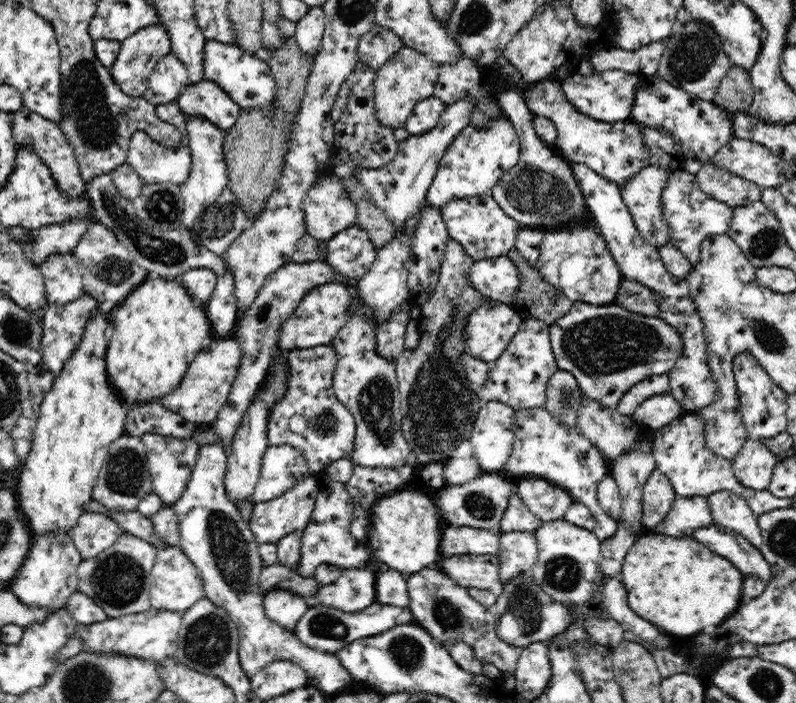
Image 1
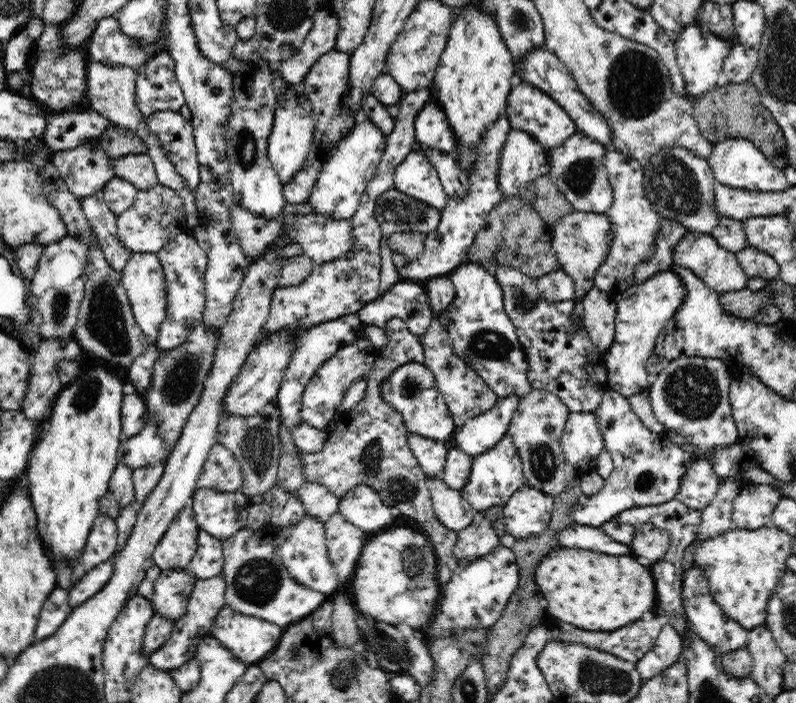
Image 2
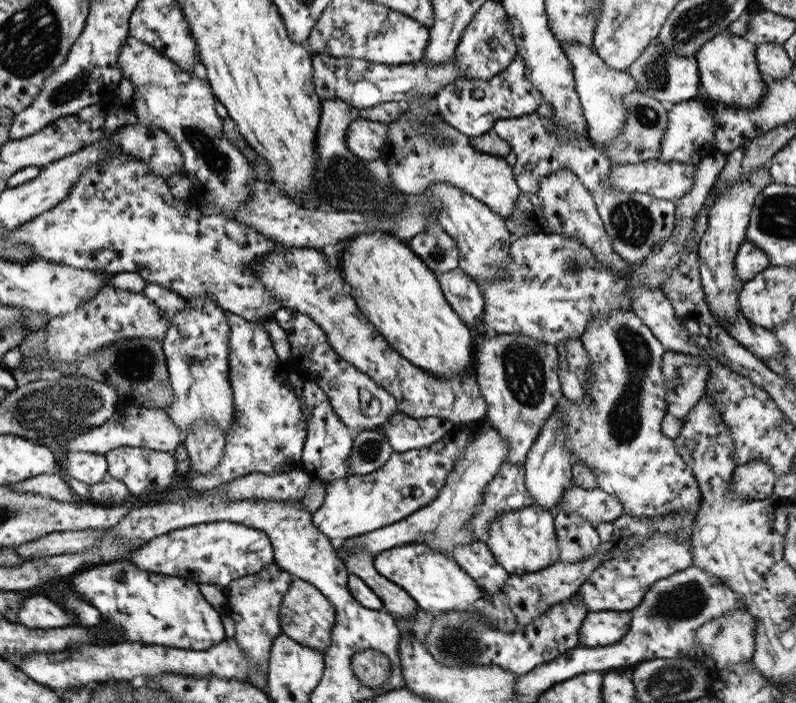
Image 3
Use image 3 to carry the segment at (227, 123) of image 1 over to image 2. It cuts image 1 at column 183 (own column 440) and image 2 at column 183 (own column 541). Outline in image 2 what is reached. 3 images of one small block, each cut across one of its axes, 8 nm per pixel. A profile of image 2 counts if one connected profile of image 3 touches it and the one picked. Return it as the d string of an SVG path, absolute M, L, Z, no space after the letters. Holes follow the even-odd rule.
M167 51L154 56L135 79L136 106L145 117L160 111L185 110L185 100L174 74L174 61Z

